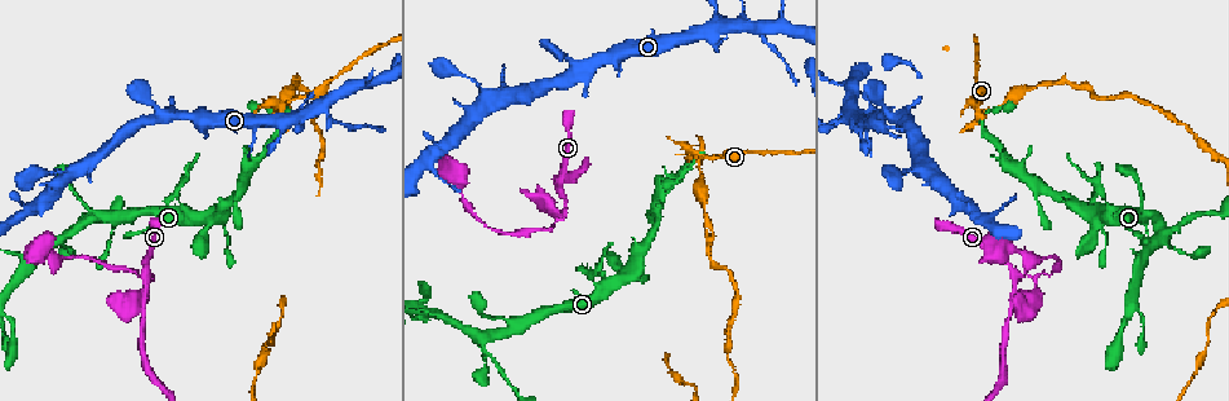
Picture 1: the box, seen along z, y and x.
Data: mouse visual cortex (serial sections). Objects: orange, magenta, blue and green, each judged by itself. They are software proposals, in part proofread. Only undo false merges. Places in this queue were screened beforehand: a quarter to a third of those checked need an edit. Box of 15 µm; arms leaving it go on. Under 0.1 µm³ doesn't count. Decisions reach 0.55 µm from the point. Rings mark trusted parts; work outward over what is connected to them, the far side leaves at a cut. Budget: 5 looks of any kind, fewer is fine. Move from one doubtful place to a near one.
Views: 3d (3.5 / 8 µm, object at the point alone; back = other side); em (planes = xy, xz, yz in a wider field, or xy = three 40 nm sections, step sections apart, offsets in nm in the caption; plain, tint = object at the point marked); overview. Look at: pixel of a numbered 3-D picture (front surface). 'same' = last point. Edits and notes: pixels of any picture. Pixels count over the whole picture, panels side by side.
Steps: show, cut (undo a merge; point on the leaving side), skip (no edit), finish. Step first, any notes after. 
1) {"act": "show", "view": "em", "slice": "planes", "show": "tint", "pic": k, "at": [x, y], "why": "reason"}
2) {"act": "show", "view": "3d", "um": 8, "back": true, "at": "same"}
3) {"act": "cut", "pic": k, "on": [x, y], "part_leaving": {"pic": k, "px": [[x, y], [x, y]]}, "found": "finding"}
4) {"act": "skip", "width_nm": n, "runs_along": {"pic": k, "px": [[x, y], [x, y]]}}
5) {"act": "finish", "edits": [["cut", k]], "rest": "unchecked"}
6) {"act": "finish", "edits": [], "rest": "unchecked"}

{"act": "show", "view": "3d", "um": 3.5, "pic": 1, "at": [567, 212], "why": "sharp bend"}

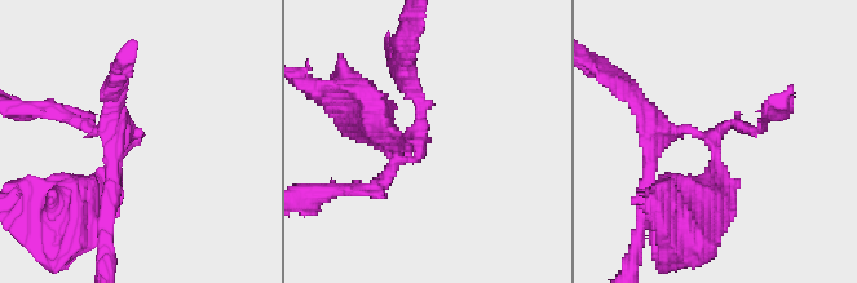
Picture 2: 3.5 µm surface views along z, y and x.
{"act": "show", "view": "em", "slice": "xy", "step": 5, "show": "tint", "pic": 2, "at": [714, 137], "why": "now the EM"}

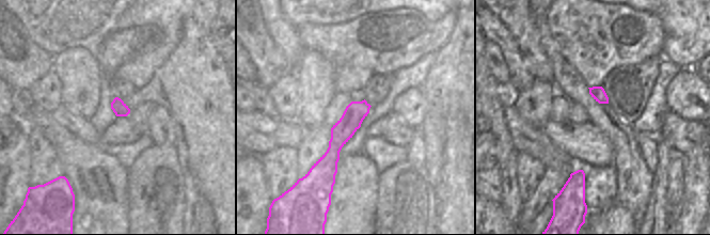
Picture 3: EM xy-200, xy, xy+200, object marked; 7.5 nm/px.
{"act": "skip", "width_nm": 160, "runs_along": {"pic": 2, "px": [[403, 65], [419, 98], [419, 155], [367, 188]]}, "found": "all the same cell"}

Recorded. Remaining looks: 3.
{"act": "show", "view": "3d", "um": 3.5, "pic": 1, "at": [284, 109], "why": "sharp bend"}

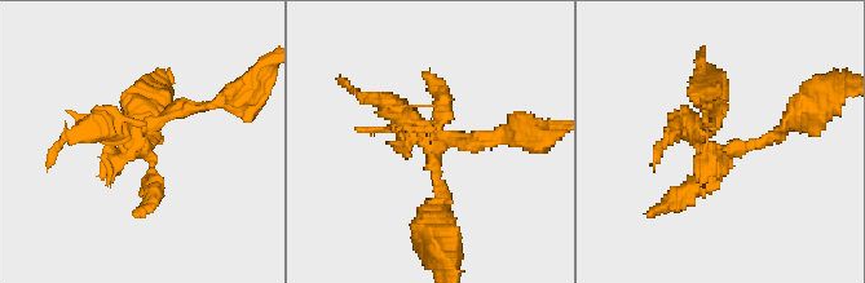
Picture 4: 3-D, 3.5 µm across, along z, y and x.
{"act": "show", "view": "em", "slice": "xy", "step": 2, "show": "tint", "pic": 4, "at": [139, 141], "why": "need the tissue"}

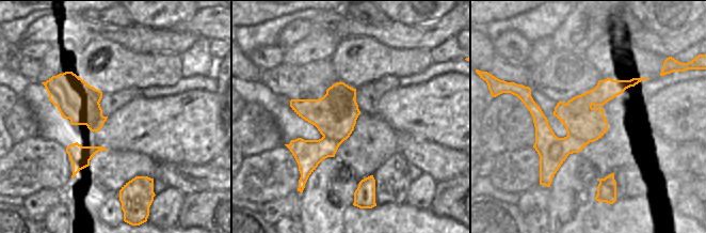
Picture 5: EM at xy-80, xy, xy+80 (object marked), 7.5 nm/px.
{"act": "cut", "pic": 4, "on": [440, 123], "part_leaving": {"pic": 4, "px": [[428, 136], [440, 185], [436, 235]]}, "found": "a second cell is stuck on"}

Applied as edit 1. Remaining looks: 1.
{"act": "finish", "edits": [["cut", 4]], "rest": "unchecked"}

